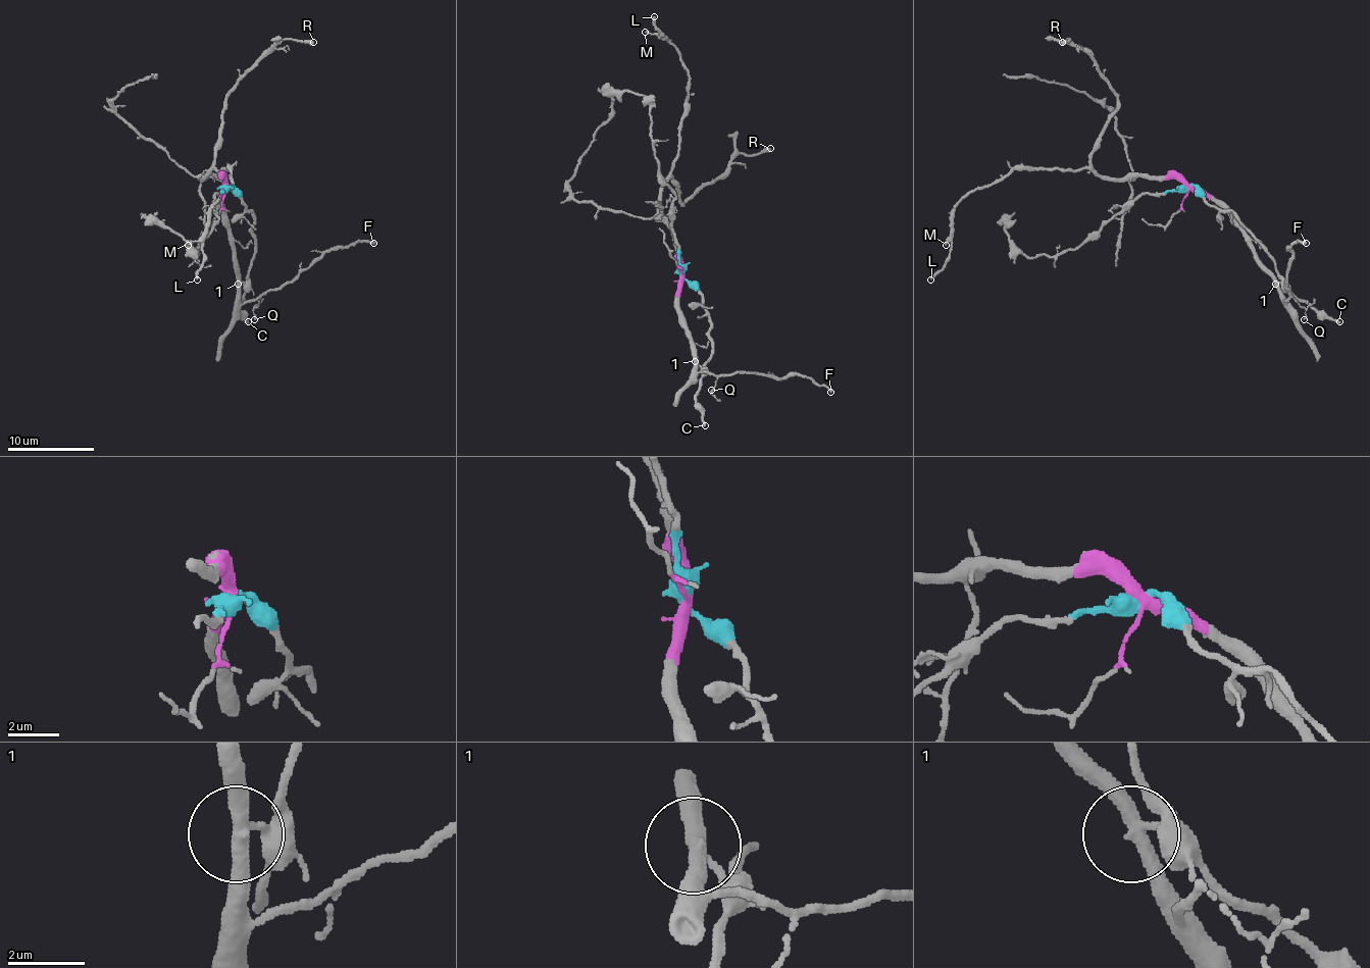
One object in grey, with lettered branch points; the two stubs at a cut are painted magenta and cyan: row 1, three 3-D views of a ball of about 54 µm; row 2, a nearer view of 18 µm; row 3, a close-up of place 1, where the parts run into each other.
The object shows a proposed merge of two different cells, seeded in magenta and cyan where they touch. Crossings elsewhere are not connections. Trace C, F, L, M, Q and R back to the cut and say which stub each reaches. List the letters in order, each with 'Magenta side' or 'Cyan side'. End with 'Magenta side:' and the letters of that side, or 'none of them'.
C: Cyan side
F: Magenta side
L: Magenta side
M: Magenta side
Q: Magenta side
R: Magenta side
Magenta side: F, L, M, Q, R

